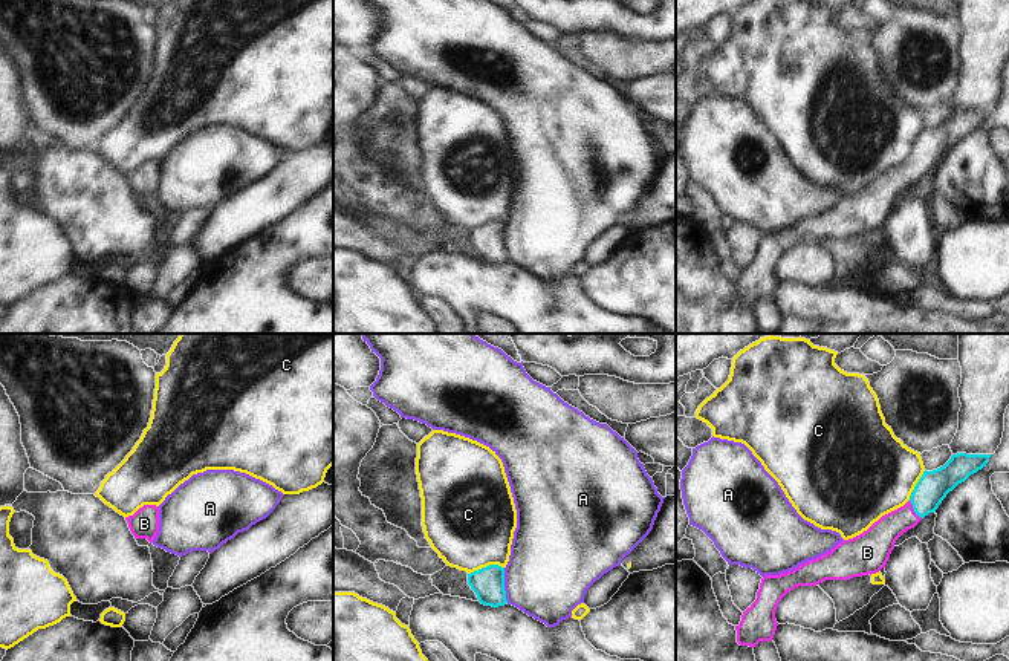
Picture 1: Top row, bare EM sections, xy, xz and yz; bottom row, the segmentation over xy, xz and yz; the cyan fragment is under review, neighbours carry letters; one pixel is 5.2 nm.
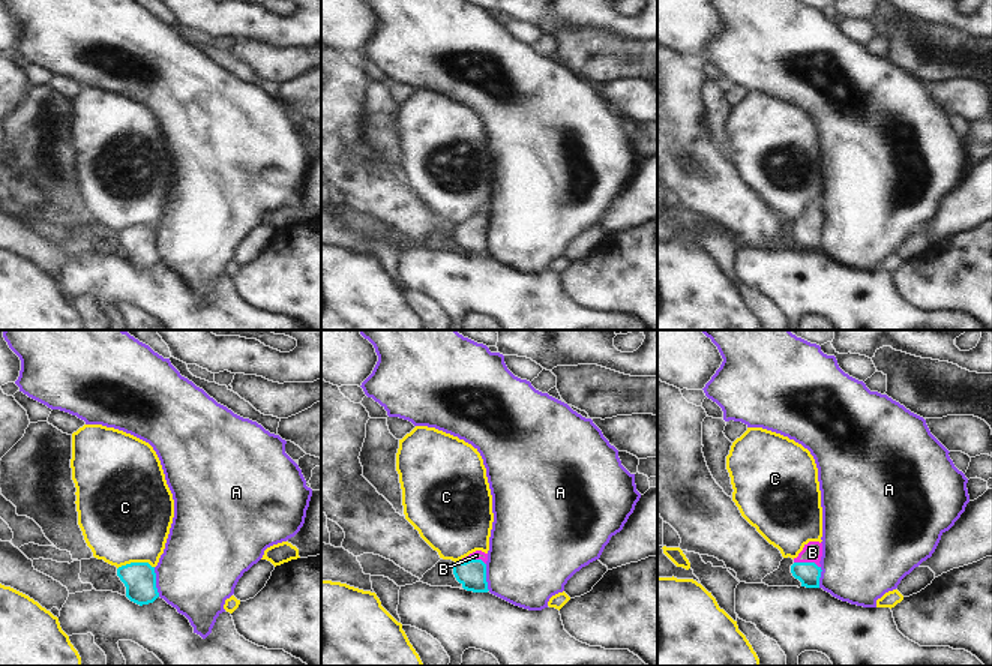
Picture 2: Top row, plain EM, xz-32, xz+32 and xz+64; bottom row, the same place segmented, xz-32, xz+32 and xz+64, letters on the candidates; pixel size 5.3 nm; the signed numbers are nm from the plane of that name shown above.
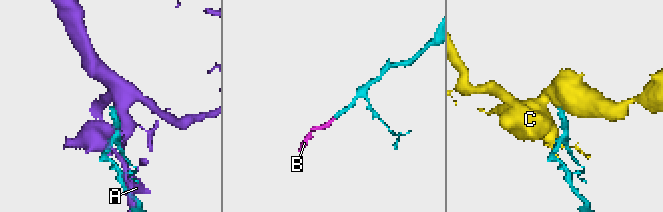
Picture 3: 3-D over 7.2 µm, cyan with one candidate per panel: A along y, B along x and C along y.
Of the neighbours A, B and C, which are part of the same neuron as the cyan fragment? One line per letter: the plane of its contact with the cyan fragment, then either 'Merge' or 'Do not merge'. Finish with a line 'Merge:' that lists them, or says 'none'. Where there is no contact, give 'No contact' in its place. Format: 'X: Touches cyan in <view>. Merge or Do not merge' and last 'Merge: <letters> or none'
A: Touches cyan in xz. Do not merge
B: Touches cyan in yz. Merge
C: Touches cyan in xz. Do not merge
Merge: B

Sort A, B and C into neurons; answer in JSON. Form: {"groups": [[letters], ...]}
{"groups": [["A"], ["B"], ["C"]]}

